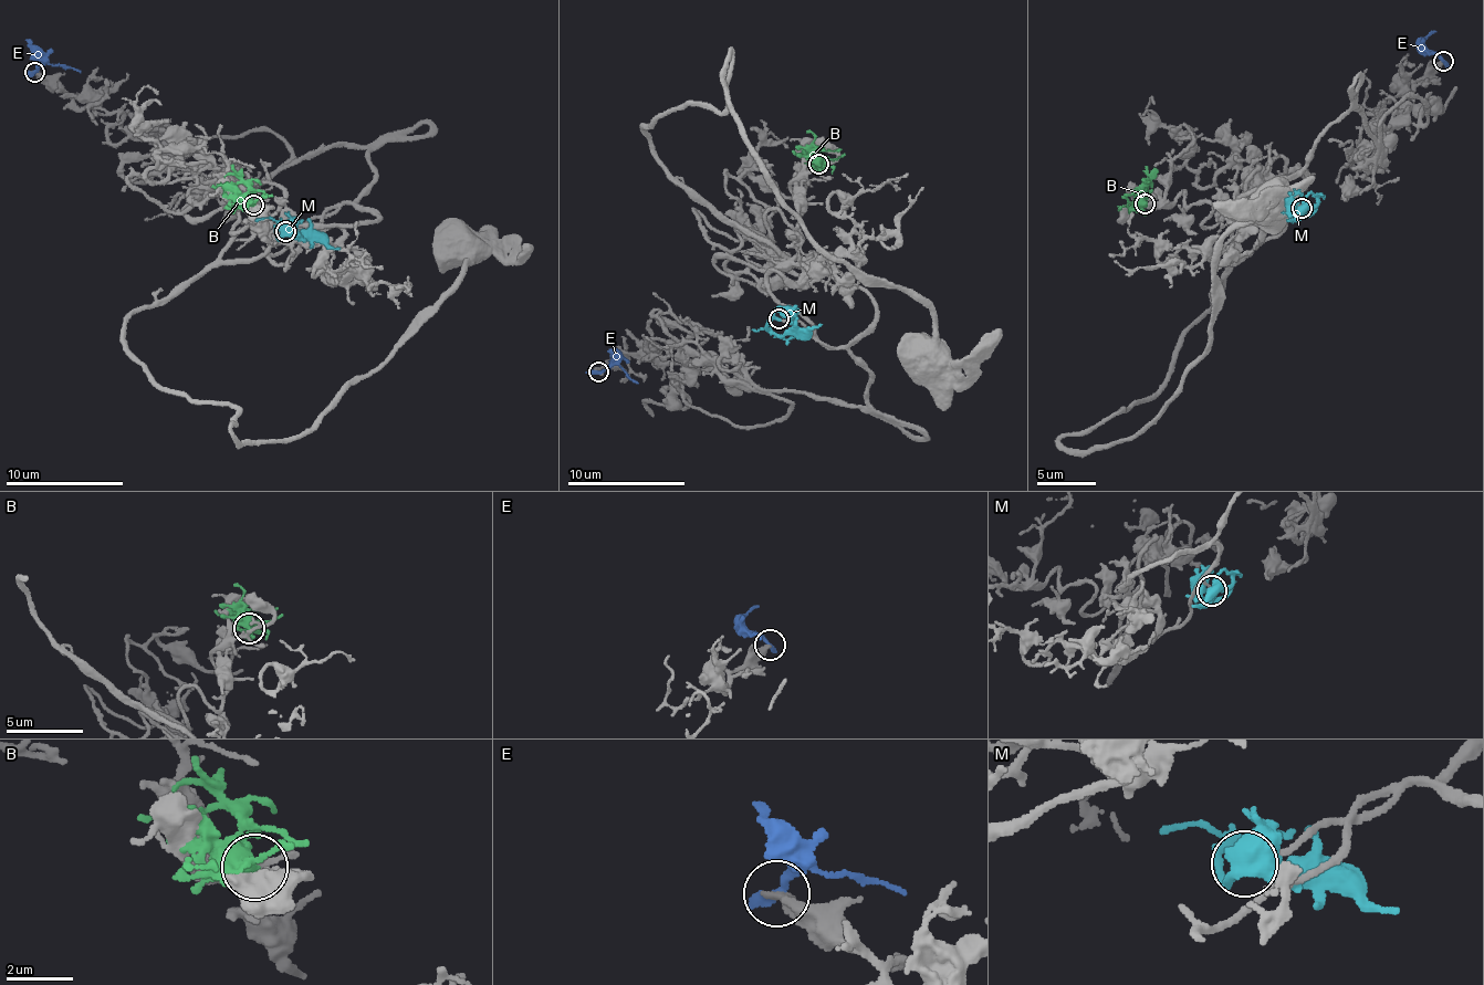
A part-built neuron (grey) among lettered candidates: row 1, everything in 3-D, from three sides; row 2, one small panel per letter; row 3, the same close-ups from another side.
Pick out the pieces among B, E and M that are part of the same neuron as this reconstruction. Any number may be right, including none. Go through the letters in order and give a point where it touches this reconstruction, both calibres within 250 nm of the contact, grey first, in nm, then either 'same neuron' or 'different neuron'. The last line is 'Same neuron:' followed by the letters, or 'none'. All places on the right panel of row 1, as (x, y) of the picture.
B: contact (1145, 203); calibres 190 and 340 nm; different neuron
E: contact (1443, 61); calibres 360 and 320 nm; different neuron
M: contact (1302, 208); calibres 150 and 200 nm; same neuron
Same neuron: M

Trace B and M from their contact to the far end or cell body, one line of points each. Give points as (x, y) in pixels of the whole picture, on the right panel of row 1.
B: (1146, 202), (1141, 188), (1151, 176), (1153, 179)
M: (1300, 208), (1307, 215), (1317, 201), (1305, 203), (1286, 221)

